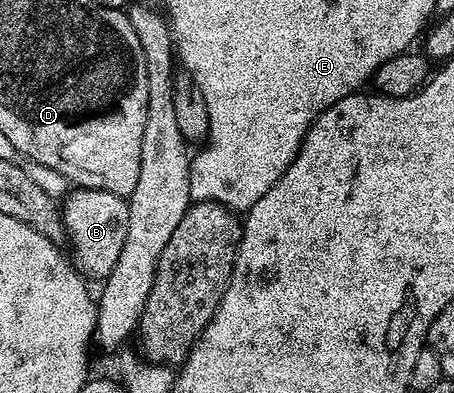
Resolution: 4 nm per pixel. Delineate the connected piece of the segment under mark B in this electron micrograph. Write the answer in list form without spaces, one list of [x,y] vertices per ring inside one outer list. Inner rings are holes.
[[[73,188],[60,203],[59,211],[61,223],[65,225],[67,246],[73,249],[71,258],[78,271],[90,279],[104,280],[115,268],[115,260],[119,260],[119,252],[123,252],[127,240],[128,201],[111,192]]]

